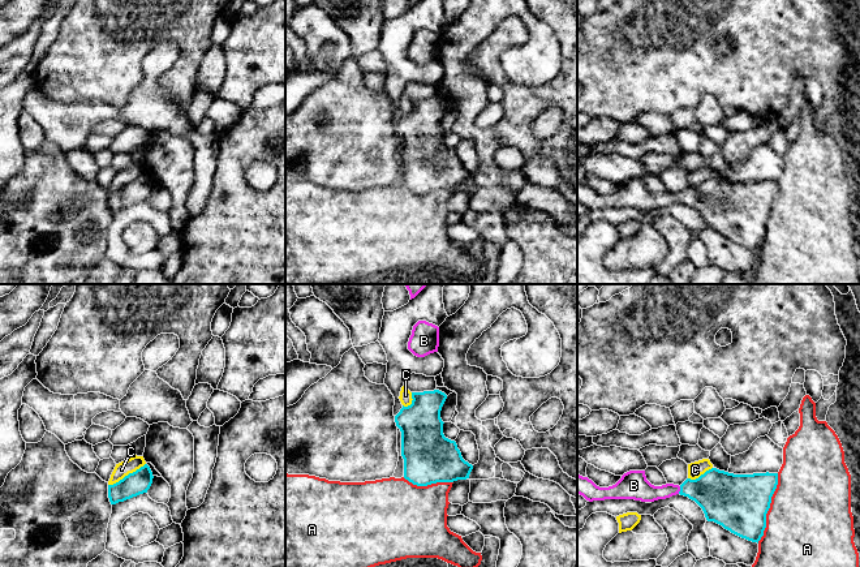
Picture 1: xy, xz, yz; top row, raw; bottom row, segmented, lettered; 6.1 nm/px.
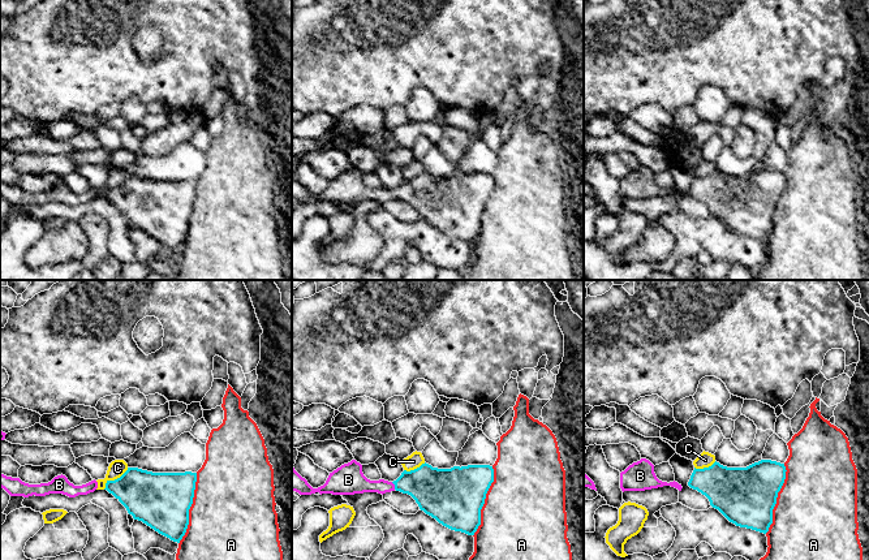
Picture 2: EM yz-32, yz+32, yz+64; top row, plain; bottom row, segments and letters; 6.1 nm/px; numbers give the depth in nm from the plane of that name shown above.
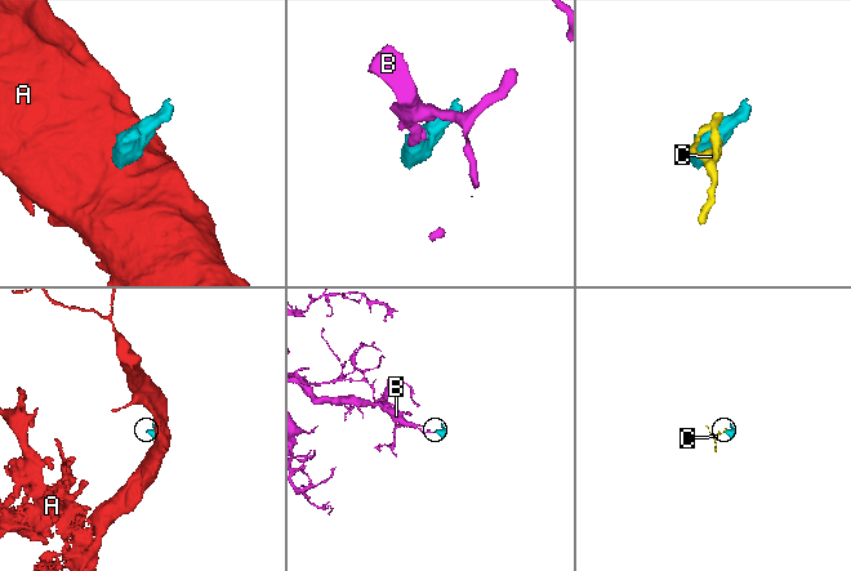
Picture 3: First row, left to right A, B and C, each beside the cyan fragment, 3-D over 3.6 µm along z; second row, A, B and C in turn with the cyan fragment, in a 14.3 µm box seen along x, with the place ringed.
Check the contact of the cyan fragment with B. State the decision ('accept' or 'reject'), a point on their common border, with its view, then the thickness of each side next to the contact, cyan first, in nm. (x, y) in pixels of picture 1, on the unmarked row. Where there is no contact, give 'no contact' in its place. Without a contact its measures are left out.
accept; contact yz (680, 198); calibres 280 and 140 nm

